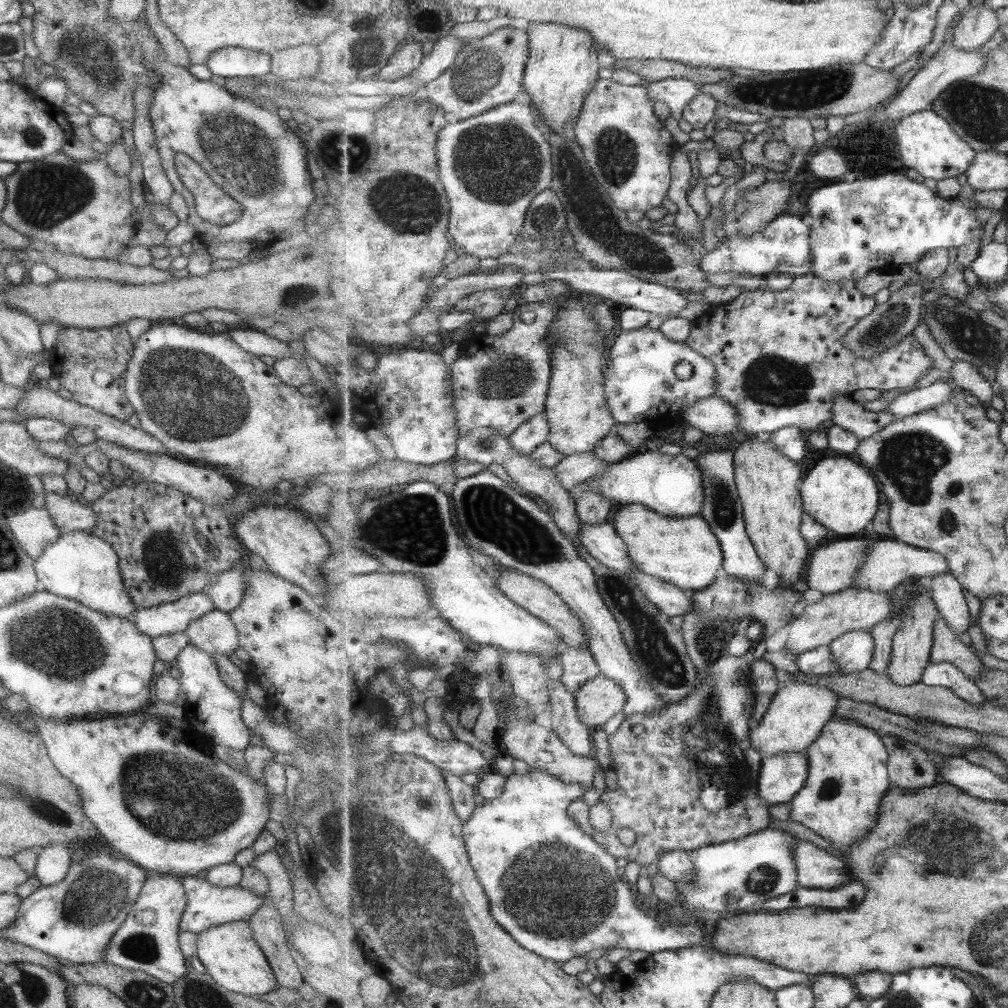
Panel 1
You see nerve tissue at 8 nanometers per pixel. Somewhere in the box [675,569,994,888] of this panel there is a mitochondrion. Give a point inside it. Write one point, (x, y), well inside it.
(950, 841)

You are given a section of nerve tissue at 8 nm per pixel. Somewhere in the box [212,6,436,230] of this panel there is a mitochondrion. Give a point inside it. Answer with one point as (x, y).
(350, 152)

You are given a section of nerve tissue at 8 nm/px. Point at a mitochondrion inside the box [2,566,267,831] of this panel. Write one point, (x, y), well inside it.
(72, 644)

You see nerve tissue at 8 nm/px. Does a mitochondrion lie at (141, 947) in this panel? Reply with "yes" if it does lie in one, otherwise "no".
yes

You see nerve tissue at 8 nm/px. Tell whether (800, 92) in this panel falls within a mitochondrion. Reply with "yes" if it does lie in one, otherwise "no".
yes

